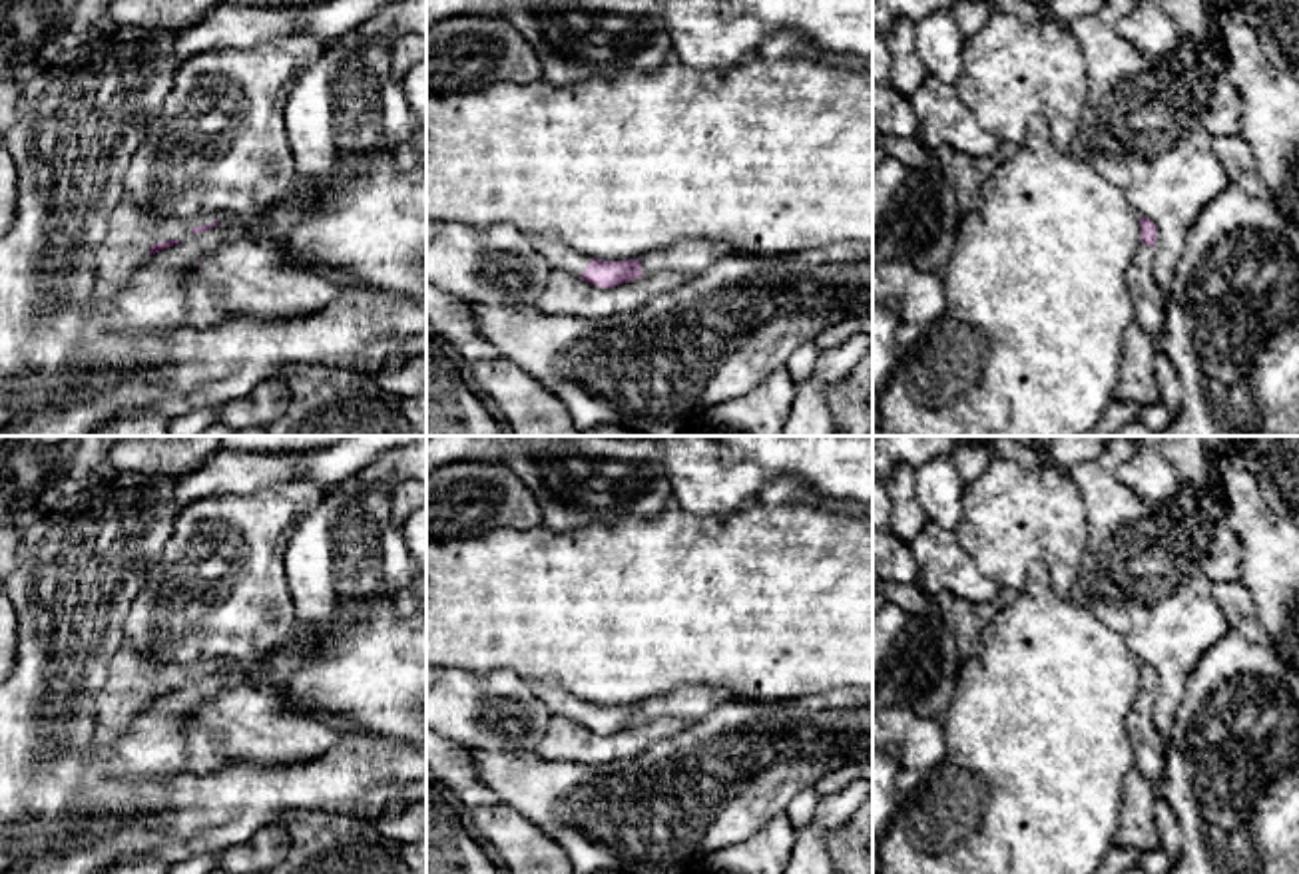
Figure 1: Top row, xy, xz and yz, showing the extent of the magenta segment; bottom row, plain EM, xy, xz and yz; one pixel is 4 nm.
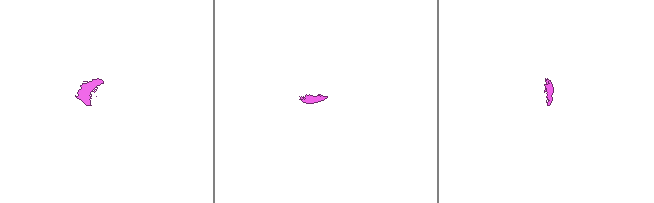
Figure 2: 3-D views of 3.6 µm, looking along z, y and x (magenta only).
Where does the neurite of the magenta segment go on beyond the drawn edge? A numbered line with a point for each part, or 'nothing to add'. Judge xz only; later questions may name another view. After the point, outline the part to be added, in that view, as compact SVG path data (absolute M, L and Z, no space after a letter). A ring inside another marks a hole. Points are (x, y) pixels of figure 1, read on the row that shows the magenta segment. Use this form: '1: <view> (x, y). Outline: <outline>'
1: xz (556, 251). Outline: M552 235L532 237L538 253L542 253L552 269L562 269L574 277L582 277L584 269L590 265L590 257L572 251L562 239Z
2: xz (690, 257). Outline: M681 241L640 257L640 263L644 275L671 271L693 279L699 277L705 269L709 269L715 261L739 255L755 253L739 251L735 245L729 243Z

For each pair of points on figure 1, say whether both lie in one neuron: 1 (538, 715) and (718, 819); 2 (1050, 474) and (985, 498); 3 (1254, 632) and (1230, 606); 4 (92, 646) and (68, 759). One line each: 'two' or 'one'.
1: two
2: one
3: one
4: one

